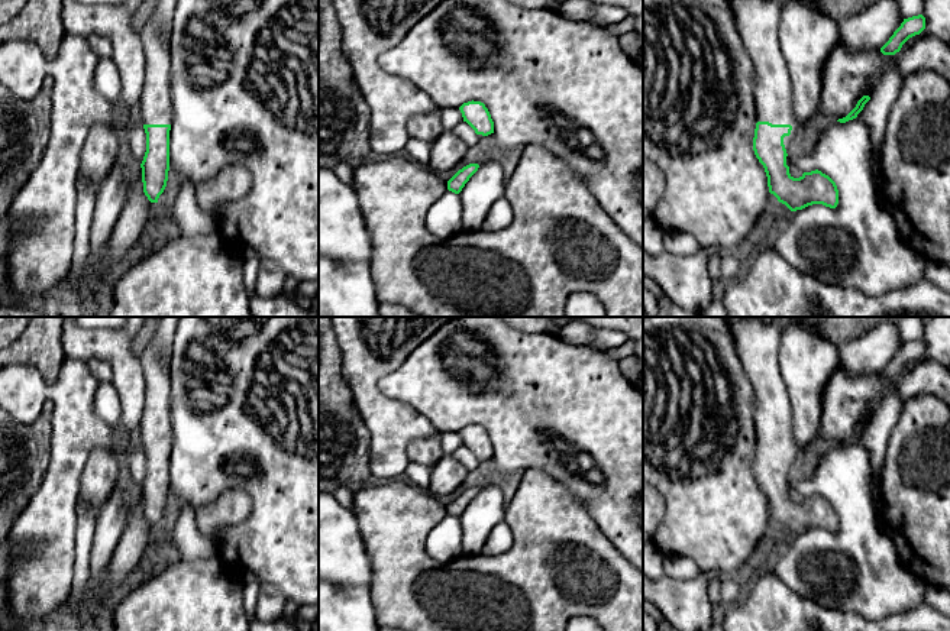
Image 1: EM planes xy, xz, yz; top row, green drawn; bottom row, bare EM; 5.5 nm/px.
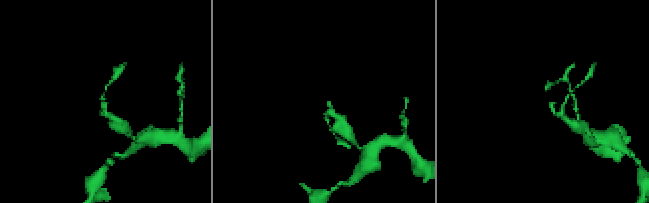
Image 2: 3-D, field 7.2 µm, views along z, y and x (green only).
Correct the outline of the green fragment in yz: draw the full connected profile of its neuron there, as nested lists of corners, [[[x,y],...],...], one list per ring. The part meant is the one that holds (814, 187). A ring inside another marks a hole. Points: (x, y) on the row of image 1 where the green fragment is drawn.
[[[734,0],[737,26],[756,74],[754,100],[757,123],[753,151],[765,168],[769,192],[791,211],[802,210],[812,204],[836,208],[838,204],[838,190],[828,175],[818,169],[804,172],[799,178],[794,178],[789,174],[786,156],[798,122],[792,109],[792,75],[781,49],[781,7],[782,4],[778,0]]]

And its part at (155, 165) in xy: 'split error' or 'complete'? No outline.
split error

